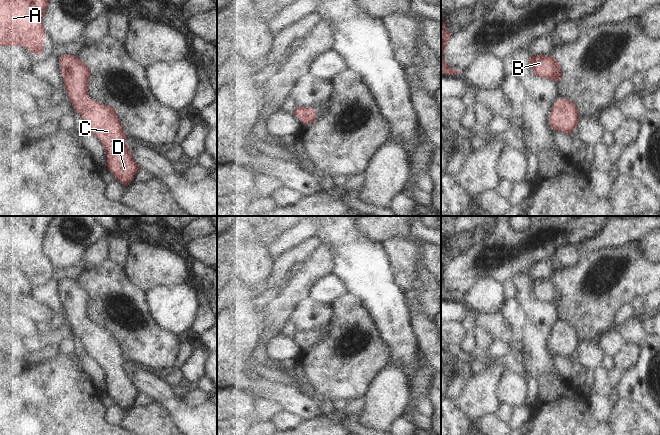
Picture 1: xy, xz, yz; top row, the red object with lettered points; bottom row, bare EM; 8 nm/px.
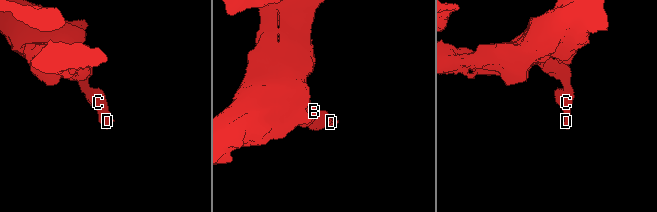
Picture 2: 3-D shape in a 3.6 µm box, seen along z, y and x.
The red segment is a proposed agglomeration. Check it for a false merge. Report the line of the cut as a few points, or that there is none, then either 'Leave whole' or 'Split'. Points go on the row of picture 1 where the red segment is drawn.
No split. Leave whole

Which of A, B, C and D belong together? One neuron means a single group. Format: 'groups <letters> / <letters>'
groups A B C D

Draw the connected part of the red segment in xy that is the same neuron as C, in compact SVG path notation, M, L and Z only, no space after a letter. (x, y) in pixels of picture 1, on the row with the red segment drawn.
M77 56L59 57L65 89L71 105L78 112L87 129L103 144L107 156L107 169L117 181L127 186L135 177L140 166L134 160L128 146L127 137L116 111L109 105L89 98L89 66Z

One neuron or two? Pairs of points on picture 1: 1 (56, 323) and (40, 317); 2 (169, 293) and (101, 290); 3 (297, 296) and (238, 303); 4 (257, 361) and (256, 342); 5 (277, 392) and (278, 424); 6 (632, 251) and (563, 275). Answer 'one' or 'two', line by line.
1: two
2: two
3: two
4: two
5: two
6: one

